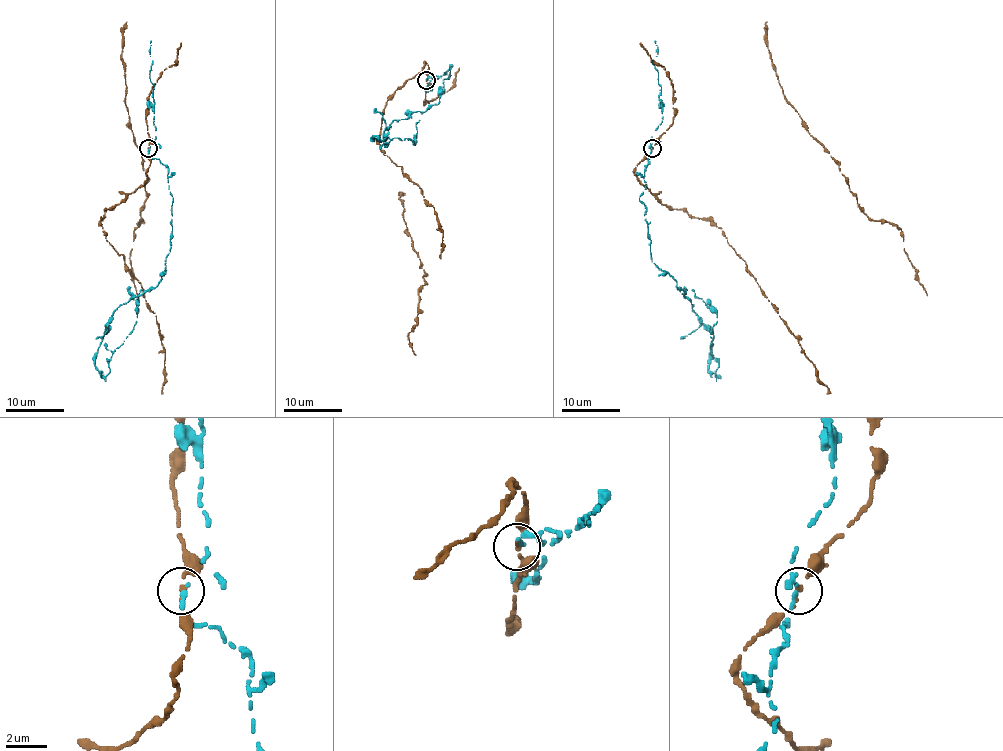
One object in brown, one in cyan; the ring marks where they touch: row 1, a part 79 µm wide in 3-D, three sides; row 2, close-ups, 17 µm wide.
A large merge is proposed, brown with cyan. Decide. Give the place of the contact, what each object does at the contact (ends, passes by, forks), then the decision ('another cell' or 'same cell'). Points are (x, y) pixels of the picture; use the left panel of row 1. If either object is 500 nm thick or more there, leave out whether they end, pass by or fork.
(148, 148) | brown ends | cyan ends | another cell

